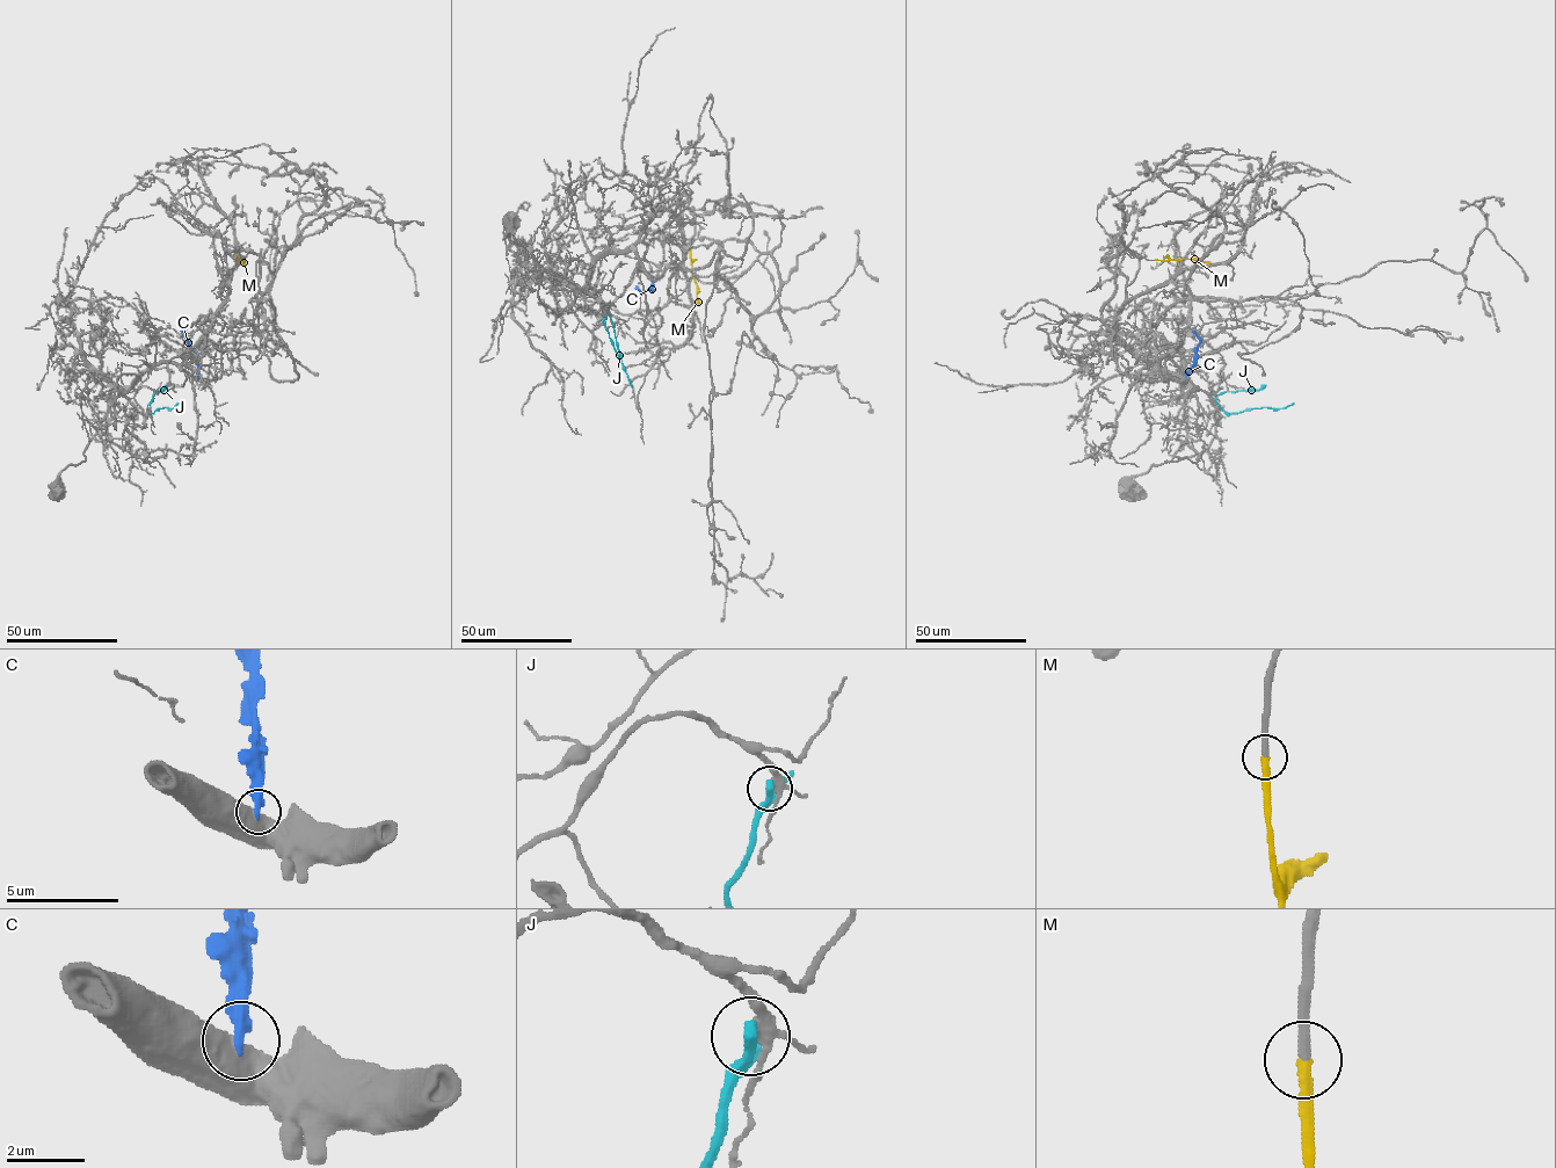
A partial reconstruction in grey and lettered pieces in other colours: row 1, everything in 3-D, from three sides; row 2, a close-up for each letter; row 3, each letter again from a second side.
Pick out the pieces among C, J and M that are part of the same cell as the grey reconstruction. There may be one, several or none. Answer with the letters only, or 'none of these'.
M

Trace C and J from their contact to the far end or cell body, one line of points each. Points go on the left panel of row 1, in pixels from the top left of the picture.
C: (198, 378), (197, 354), (181, 331)
J: (153, 393), (150, 413), (164, 407), (172, 408), (177, 403)

